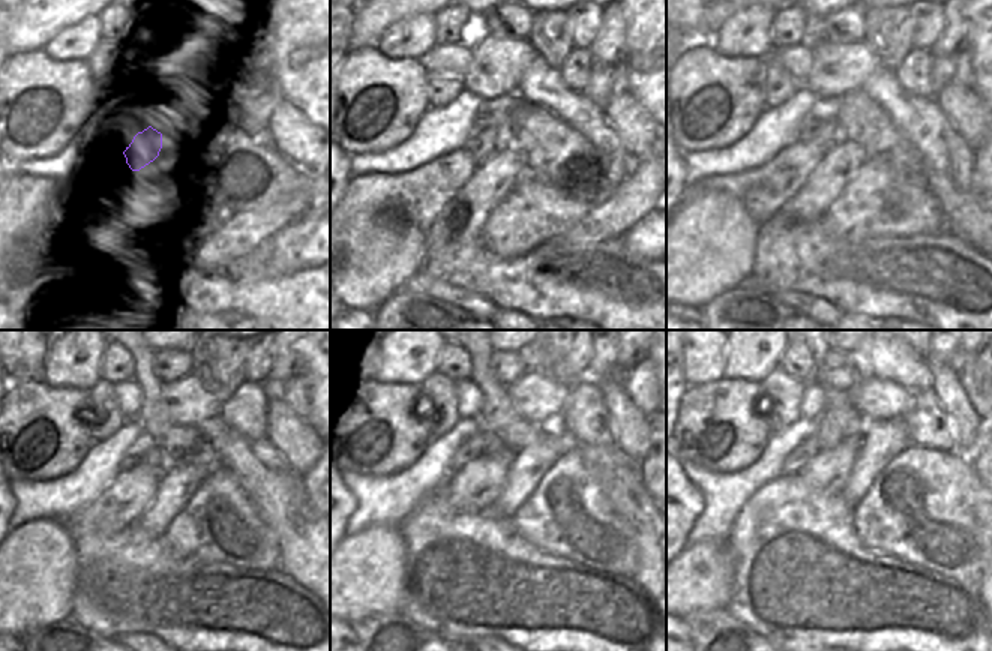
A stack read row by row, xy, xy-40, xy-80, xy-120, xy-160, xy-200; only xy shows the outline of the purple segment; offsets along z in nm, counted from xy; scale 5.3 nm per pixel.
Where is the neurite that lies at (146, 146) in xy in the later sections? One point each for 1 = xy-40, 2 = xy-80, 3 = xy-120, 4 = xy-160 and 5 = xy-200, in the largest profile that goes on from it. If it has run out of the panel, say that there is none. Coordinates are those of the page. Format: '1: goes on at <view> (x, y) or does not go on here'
1: goes on at xy-40 (482, 144)
2: goes on at xy-80 (827, 134)
3: goes on at xy-120 (155, 459)
4: goes on at xy-160 (492, 444)
5: goes on at xy-200 (829, 429)

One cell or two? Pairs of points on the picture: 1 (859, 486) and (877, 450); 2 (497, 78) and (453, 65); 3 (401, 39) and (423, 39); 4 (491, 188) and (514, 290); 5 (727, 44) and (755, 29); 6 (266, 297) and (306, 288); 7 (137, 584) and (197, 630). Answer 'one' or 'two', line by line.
1: one
2: two
3: one
4: two
5: one
6: one
7: one

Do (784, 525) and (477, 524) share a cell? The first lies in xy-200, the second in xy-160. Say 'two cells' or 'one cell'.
one cell

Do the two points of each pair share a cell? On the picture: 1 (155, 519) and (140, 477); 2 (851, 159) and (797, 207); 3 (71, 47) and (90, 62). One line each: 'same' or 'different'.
1: different
2: same
3: different

